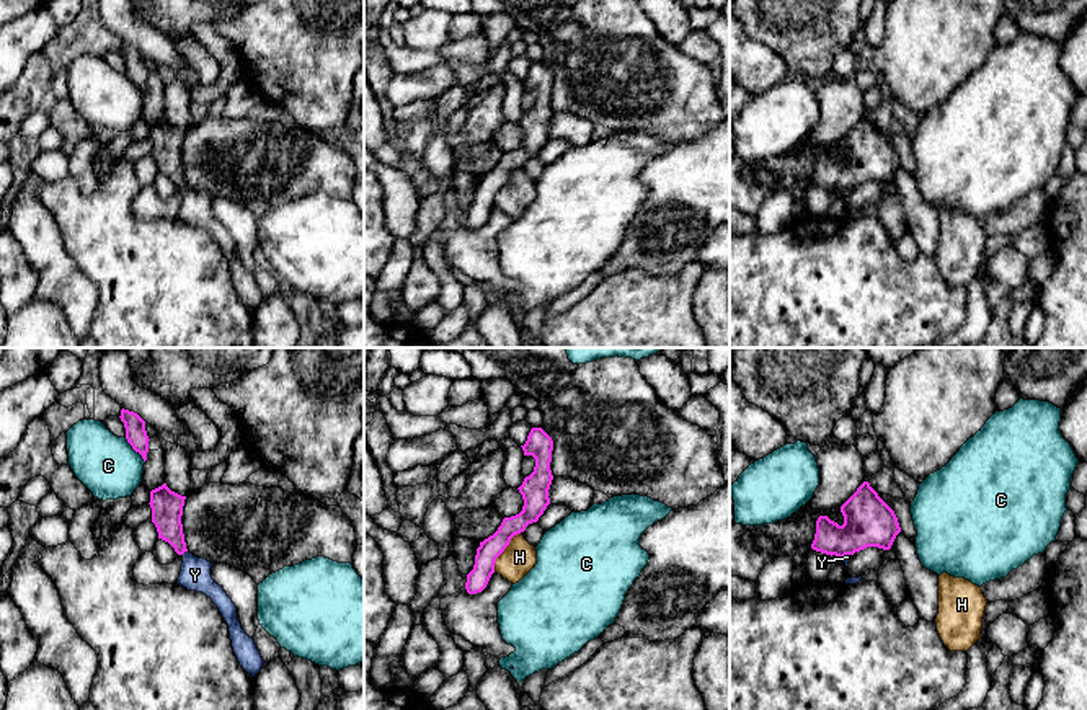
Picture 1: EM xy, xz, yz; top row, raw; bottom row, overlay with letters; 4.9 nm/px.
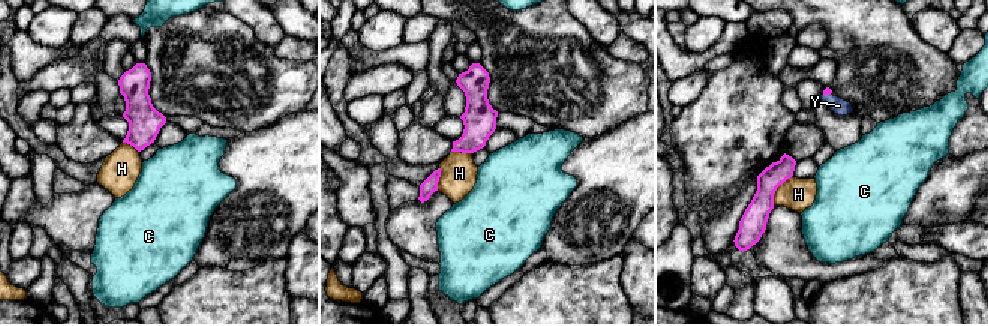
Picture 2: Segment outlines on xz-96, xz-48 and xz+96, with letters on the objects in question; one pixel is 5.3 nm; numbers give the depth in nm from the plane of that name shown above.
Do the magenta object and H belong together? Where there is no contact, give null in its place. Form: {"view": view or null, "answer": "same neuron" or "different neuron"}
{"view": "xz", "answer": "different neuron"}

